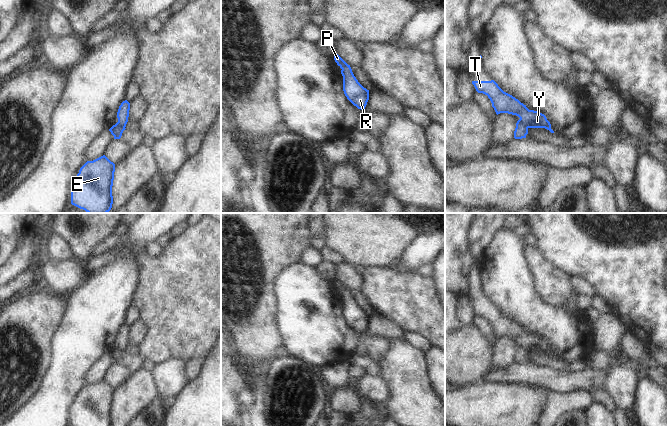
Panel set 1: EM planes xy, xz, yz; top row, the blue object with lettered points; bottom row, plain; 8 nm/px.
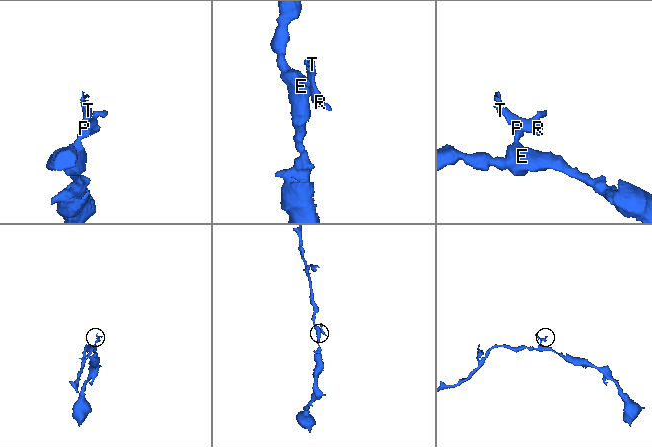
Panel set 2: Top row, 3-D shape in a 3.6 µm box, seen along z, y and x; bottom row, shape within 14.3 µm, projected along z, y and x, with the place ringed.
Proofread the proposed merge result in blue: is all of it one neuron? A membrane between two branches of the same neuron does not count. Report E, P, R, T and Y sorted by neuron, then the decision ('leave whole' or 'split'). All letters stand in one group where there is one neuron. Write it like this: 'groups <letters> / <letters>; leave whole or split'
groups E P / R T Y; split

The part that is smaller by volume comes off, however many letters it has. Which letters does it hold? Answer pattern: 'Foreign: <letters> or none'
Foreign: R, T, Y

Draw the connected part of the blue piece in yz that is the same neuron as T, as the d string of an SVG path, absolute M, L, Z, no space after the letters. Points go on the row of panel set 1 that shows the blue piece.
M494 80L472 81L472 84L478 93L488 96L497 115L500 113L516 115L528 128L545 128L554 133L544 114L529 110L518 99L504 92Z

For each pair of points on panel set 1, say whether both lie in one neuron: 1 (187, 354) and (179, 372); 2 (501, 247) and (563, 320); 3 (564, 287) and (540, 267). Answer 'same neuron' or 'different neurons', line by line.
1: different neurons
2: same neuron
3: same neuron

